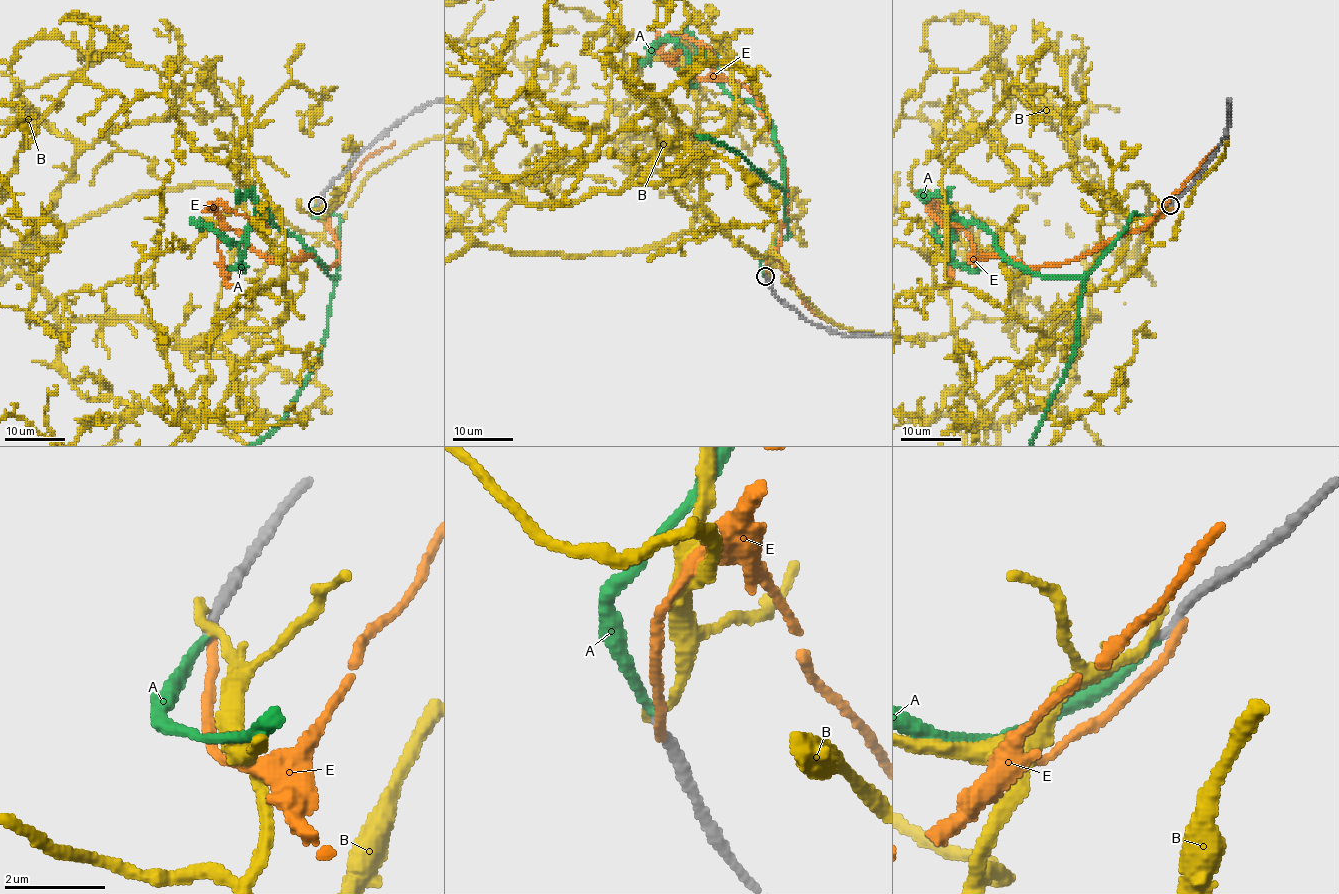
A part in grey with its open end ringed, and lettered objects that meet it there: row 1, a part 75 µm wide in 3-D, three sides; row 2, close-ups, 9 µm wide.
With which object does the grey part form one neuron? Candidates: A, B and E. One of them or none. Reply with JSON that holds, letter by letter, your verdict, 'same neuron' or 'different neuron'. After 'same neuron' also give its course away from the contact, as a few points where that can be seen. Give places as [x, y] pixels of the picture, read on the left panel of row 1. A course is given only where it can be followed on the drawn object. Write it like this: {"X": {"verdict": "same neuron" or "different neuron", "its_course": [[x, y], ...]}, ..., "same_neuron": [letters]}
{"A": {"verdict": "same neuron"}, "B": {"verdict": "different neuron"}, "E": {"verdict": "different neuron"}, "same_neuron": ["A"]}

